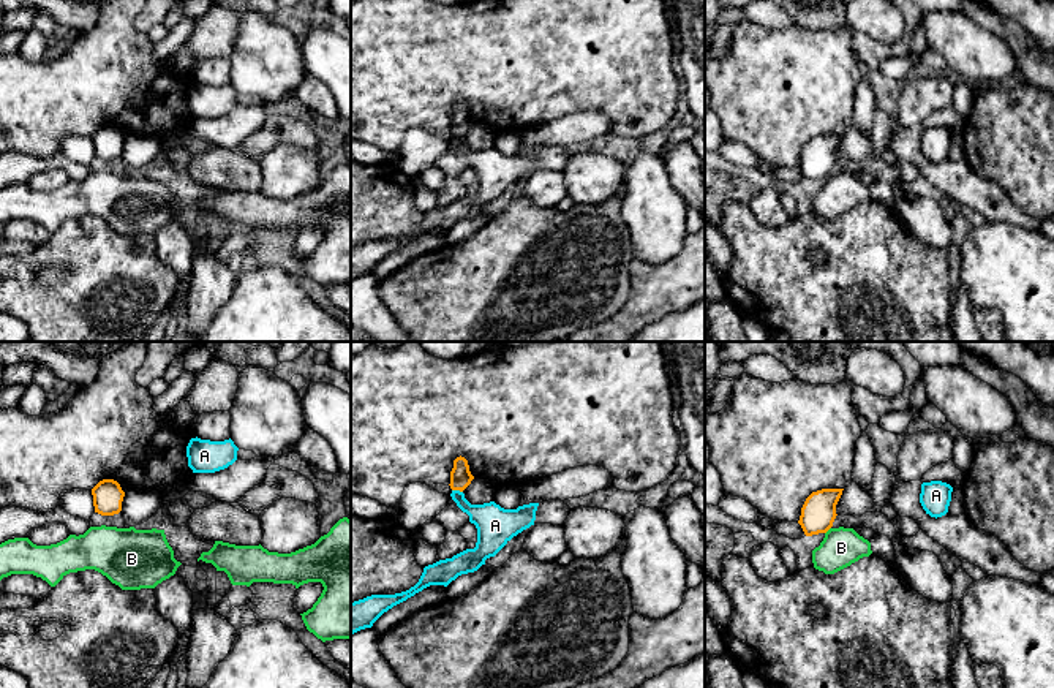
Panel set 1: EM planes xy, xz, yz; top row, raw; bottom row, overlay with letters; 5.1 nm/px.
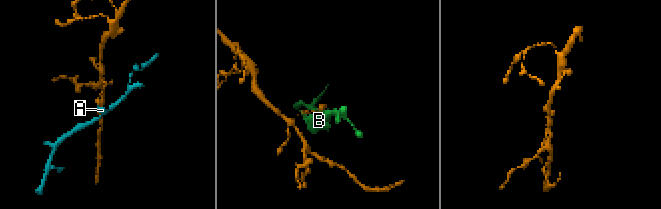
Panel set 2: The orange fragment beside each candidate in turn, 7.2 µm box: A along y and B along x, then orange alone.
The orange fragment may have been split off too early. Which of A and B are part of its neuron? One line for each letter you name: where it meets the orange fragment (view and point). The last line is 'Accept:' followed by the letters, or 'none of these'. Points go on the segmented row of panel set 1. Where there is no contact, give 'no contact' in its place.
Accept: none of these

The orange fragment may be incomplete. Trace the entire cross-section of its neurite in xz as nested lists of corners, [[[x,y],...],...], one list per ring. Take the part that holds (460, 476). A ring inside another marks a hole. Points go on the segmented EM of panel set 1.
[[[461,456],[457,457],[450,471],[450,489],[463,492],[472,479],[474,476],[469,471],[468,460]]]

